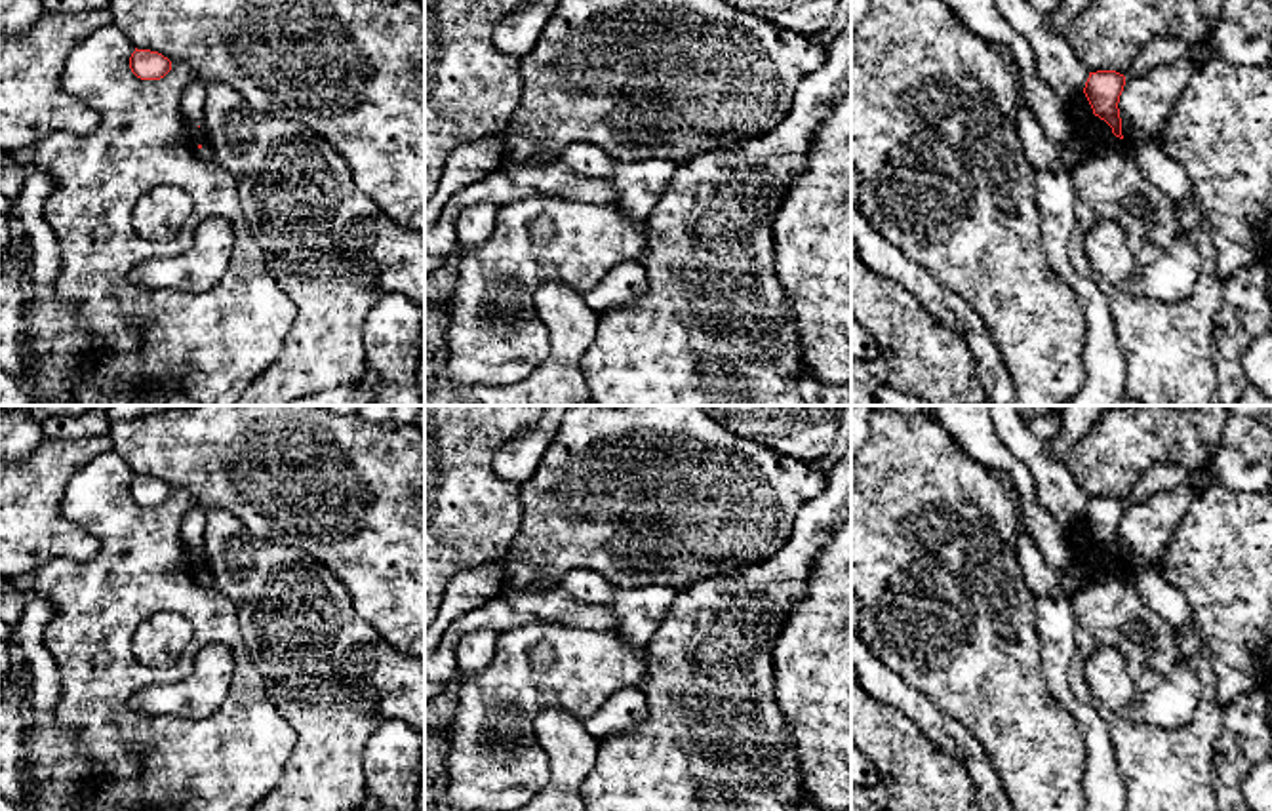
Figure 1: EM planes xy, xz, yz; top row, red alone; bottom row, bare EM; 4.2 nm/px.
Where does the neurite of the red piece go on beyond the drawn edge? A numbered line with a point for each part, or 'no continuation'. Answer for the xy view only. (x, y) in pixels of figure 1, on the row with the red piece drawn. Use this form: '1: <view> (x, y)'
1: xy (198, 138)

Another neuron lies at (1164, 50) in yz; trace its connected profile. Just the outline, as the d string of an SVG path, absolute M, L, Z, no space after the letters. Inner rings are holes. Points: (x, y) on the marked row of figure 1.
M1169 34L1156 36L1135 57L1133 65L1125 72L1125 78L1133 80L1152 69L1173 65L1173 63L1190 63L1194 48L1196 46L1173 38Z

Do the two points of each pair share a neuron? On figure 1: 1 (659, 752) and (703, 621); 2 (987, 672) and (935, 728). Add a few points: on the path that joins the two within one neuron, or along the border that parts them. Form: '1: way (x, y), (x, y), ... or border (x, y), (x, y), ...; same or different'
1: way (690, 720), (703, 707), (703, 653); same
2: border (911, 688), (954, 716), (981, 743); different

